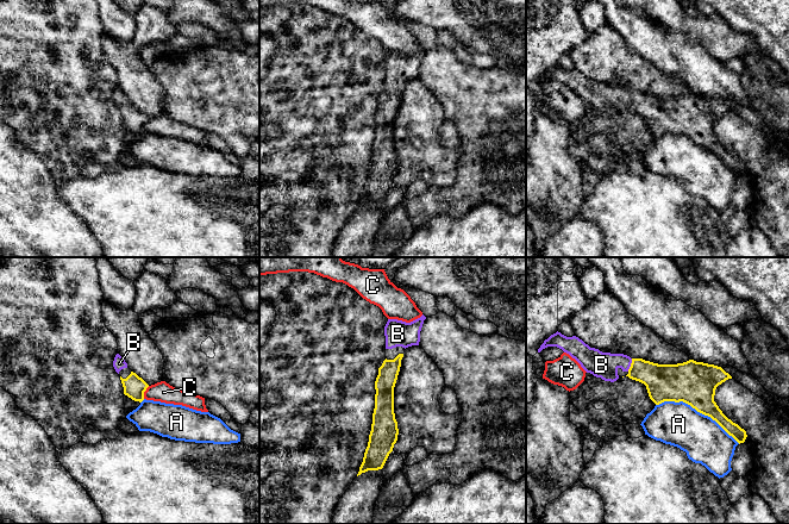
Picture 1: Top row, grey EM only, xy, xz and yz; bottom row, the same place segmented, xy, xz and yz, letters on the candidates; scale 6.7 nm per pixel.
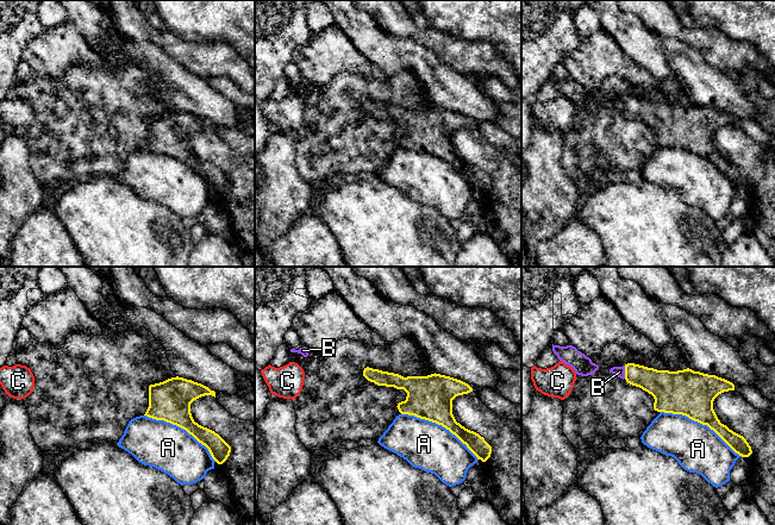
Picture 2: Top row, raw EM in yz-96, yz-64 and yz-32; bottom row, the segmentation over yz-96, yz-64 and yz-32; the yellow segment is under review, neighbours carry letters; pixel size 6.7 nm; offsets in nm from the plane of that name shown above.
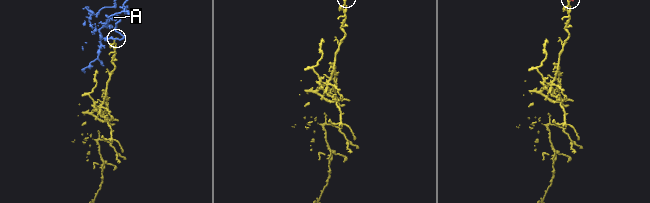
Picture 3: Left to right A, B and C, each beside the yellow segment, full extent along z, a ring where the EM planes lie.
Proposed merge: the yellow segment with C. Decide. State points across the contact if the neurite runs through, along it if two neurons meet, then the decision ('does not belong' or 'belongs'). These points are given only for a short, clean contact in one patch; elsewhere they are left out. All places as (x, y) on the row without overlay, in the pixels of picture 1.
along xy (149, 119), (143, 131) | does not belong

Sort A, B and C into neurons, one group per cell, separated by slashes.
A / B / C

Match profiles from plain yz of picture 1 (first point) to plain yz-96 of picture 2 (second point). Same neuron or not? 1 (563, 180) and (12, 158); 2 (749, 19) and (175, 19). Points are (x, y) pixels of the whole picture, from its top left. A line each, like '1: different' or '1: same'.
1: same
2: same

